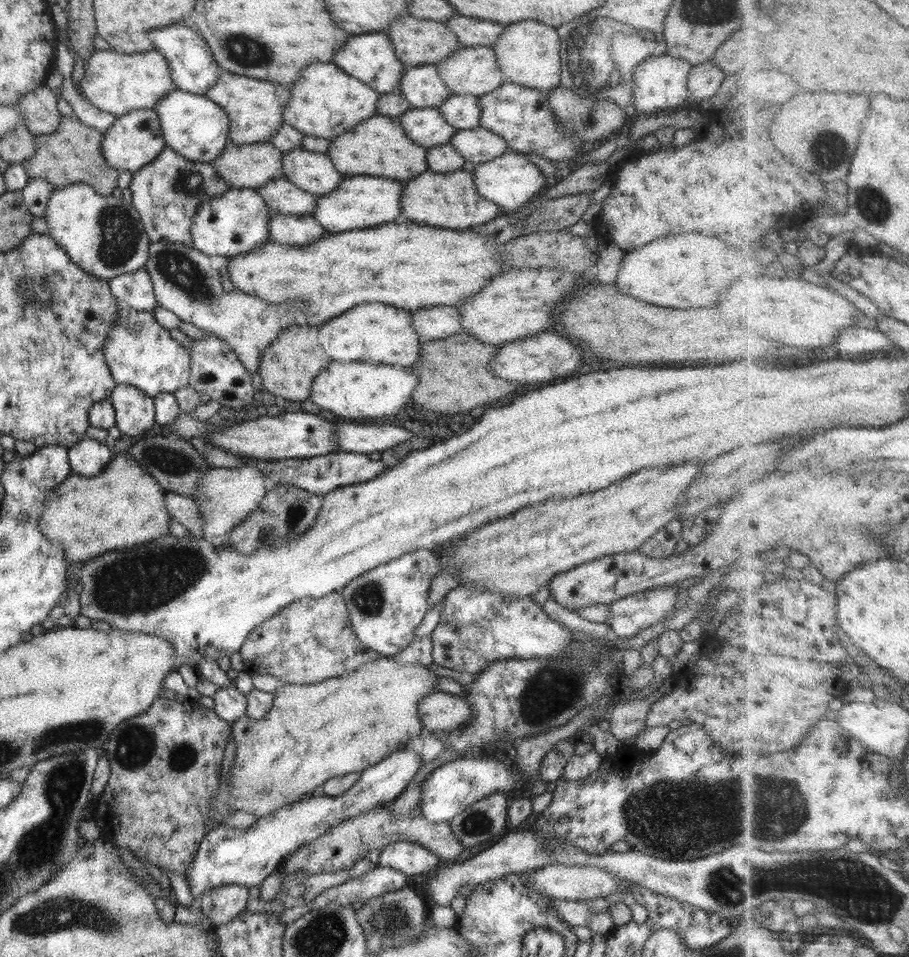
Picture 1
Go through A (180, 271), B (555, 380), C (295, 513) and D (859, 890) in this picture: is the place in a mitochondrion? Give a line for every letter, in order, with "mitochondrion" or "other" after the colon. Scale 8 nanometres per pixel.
A: mitochondrion
B: other
C: mitochondrion
D: mitochondrion

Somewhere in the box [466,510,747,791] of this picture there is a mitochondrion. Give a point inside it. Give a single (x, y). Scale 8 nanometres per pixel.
(550, 692)

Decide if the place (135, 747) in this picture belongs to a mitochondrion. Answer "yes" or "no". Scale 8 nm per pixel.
yes

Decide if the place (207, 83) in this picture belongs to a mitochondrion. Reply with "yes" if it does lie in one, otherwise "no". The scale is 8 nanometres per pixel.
no

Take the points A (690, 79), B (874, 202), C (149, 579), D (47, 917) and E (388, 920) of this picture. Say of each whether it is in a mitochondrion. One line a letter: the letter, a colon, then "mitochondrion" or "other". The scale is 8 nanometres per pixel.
A: other
B: mitochondrion
C: mitochondrion
D: mitochondrion
E: mitochondrion

